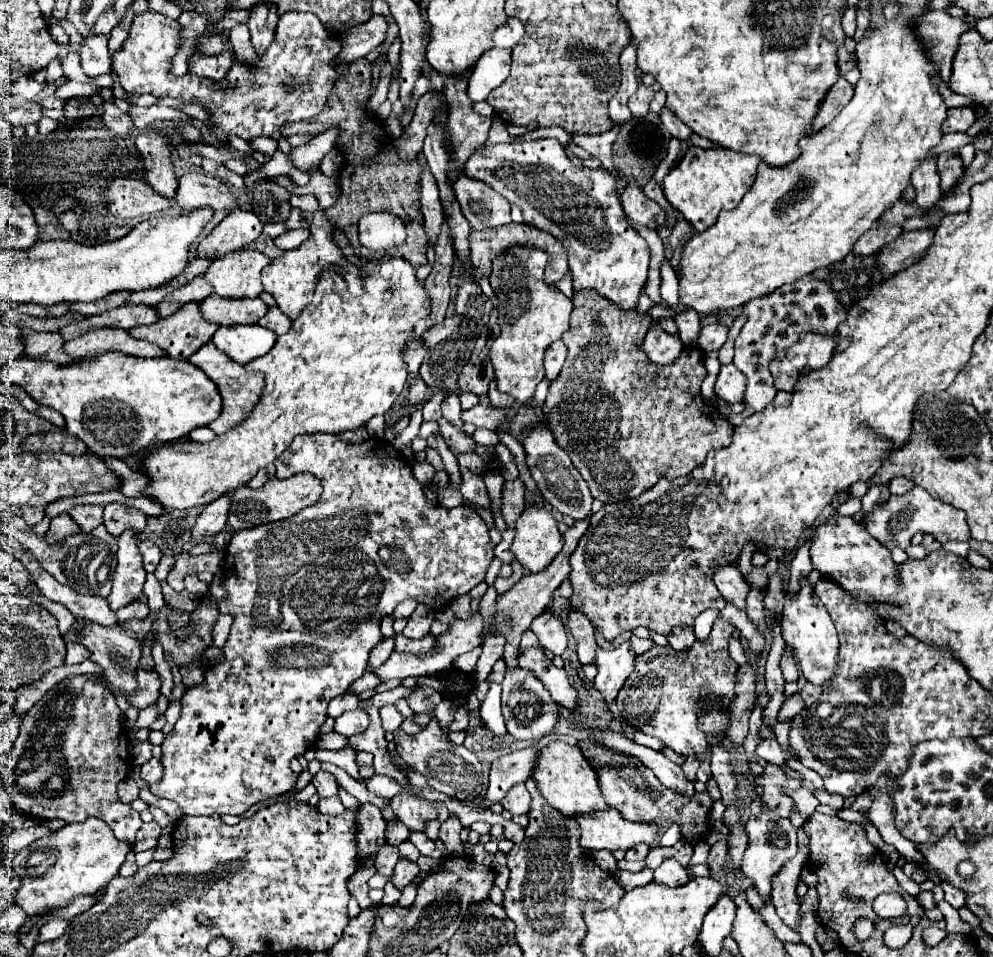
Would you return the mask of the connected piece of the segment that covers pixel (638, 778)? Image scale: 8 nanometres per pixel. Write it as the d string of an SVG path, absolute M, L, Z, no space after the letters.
M592 739L578 741L578 747L582 755L586 755L588 763L596 769L596 775L600 779L600 791L608 803L608 807L614 807L620 811L620 815L628 821L638 821L638 823L664 823L664 821L676 821L682 823L684 835L692 841L698 841L708 833L708 811L712 807L710 795L696 793L692 799L684 795L676 795L670 789L662 789L656 793L656 775L644 767L640 761L628 757L628 755L618 755L618 751L608 751L606 747L600 747L600 743L592 743Z

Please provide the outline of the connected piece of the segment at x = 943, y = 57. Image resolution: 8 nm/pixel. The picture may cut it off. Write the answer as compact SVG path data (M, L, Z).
M930 11L916 23L916 31L920 33L930 59L940 65L940 77L944 83L950 79L952 59L956 47L960 47L960 35L970 29L972 27L964 19L952 17L946 11Z

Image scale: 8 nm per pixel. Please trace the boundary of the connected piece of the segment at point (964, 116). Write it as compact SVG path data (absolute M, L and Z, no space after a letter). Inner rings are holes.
M958 107L948 109L948 117L942 123L942 133L954 133L954 131L968 131L976 121L976 115L970 107Z

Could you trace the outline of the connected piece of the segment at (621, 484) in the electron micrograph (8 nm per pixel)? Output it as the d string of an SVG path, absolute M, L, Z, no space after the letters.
M580 291L572 297L572 301L574 301L574 311L572 311L572 319L570 319L570 331L562 337L564 345L568 347L568 357L566 357L566 363L564 363L560 375L550 383L548 397L542 405L542 415L544 415L544 421L546 421L548 429L552 431L554 439L556 439L556 443L560 447L564 447L564 451L570 453L572 465L580 471L584 481L590 485L590 491L592 491L594 499L600 499L602 503L618 503L618 501L634 499L634 497L642 495L644 491L648 491L650 487L654 487L660 477L666 477L668 481L674 481L682 475L688 475L692 469L696 469L704 463L708 451L722 449L722 447L728 447L728 443L732 443L732 431L734 431L732 423L728 423L718 413L718 409L714 405L706 405L702 395L700 395L700 381L704 381L704 377L706 377L704 351L700 351L698 347L690 347L690 349L686 347L682 351L682 357L679 357L674 365L670 365L670 367L656 365L644 355L644 351L640 351L640 343L644 341L644 335L650 327L650 317L648 315L638 315L638 311L620 311L616 305L608 303L608 299L596 295L596 291Z

